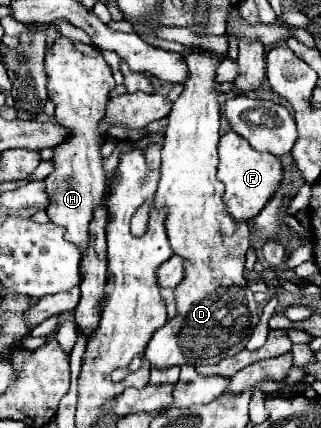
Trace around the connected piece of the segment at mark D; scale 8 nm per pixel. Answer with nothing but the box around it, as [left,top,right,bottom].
[145,48,259,368]

